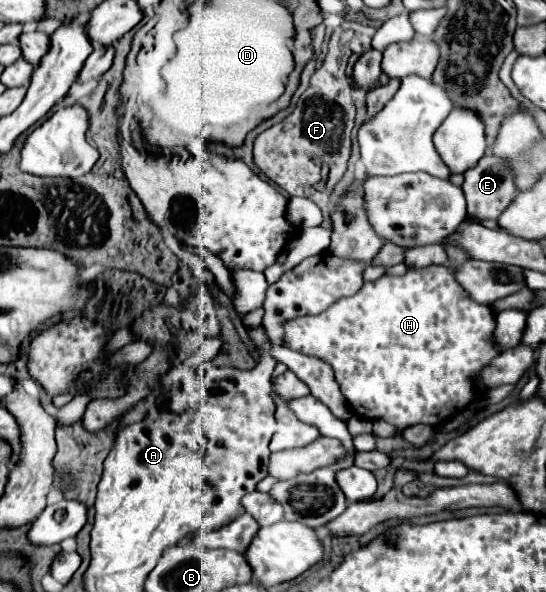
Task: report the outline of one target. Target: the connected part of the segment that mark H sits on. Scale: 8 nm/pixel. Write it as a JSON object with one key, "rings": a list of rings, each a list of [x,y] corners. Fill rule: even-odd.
{"rings":[[[440,265],[410,269],[402,277],[382,275],[372,283],[364,283],[354,297],[336,301],[324,313],[298,317],[284,325],[286,347],[332,365],[336,381],[356,415],[384,419],[400,431],[418,423],[438,425],[480,395],[478,375],[498,355],[492,343],[494,327],[492,309],[470,301],[452,271]]]}

